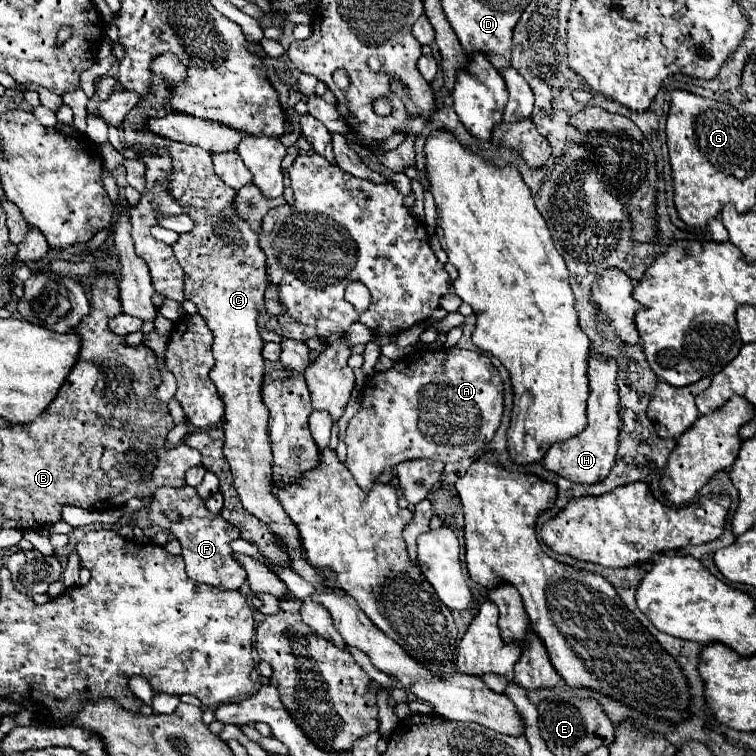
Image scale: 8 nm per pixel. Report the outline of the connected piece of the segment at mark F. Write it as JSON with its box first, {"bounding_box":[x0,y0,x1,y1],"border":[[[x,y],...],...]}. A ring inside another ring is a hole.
{"bounding_box":[149,486,245,590],"border":[[[181,486],[181,488],[157,488],[151,500],[151,510],[149,510],[151,522],[159,524],[163,530],[167,530],[173,538],[181,542],[183,548],[183,558],[187,566],[187,576],[191,580],[197,580],[201,584],[209,584],[221,590],[241,590],[245,582],[245,570],[235,562],[233,550],[231,550],[231,540],[239,538],[239,530],[223,520],[219,514],[213,516],[207,508],[205,502],[199,498],[197,490],[193,486]],[[163,510],[177,510],[181,512],[179,522],[169,522],[163,516]]]}

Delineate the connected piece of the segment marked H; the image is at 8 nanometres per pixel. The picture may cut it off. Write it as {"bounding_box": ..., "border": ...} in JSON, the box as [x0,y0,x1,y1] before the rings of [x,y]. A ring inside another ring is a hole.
{"bounding_box":[543,352,619,484],"border":[[[591,352],[589,358],[589,400],[587,400],[587,428],[575,436],[573,440],[557,442],[549,448],[549,452],[543,458],[545,470],[551,470],[573,484],[595,484],[607,478],[609,470],[615,464],[615,452],[617,452],[617,438],[619,438],[619,396],[617,396],[617,364],[613,360],[601,360],[599,354]]]}

